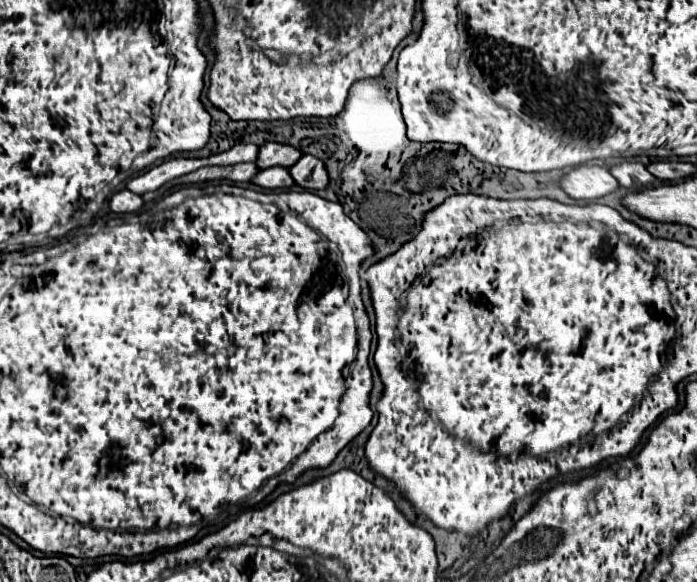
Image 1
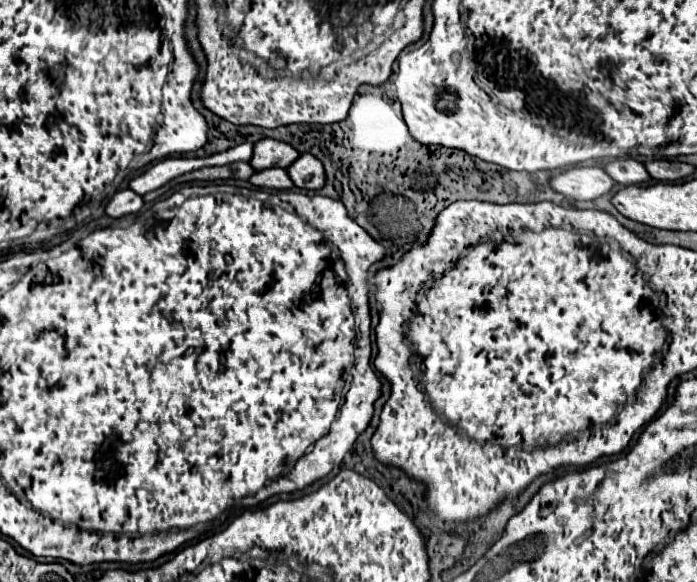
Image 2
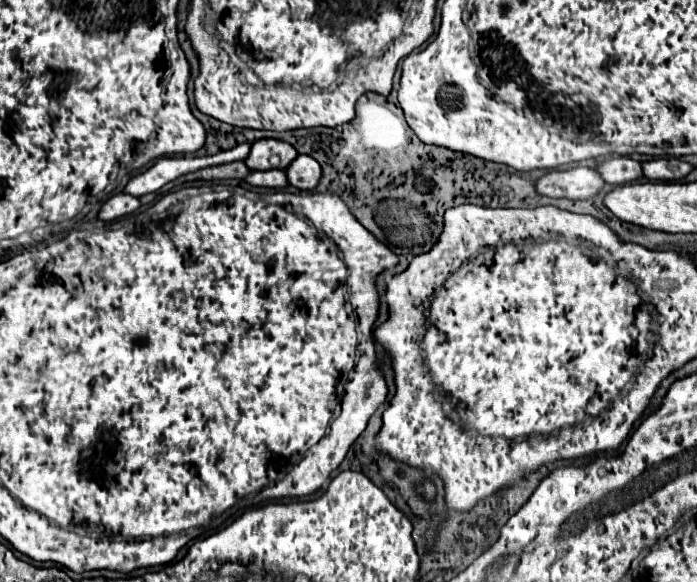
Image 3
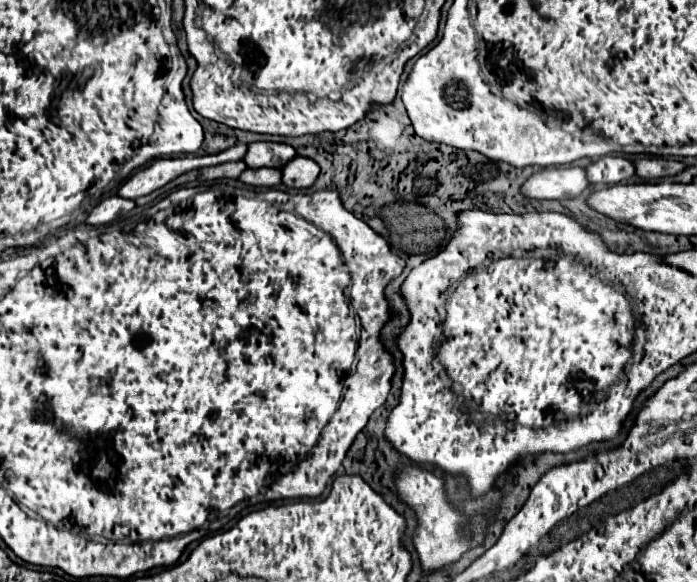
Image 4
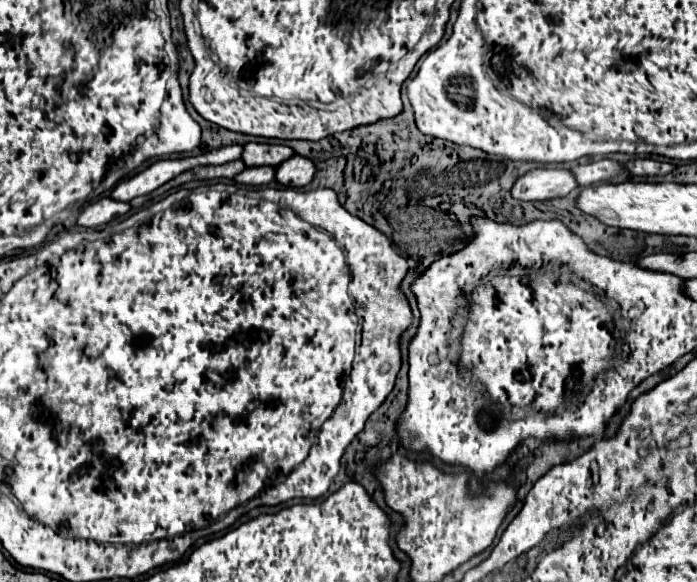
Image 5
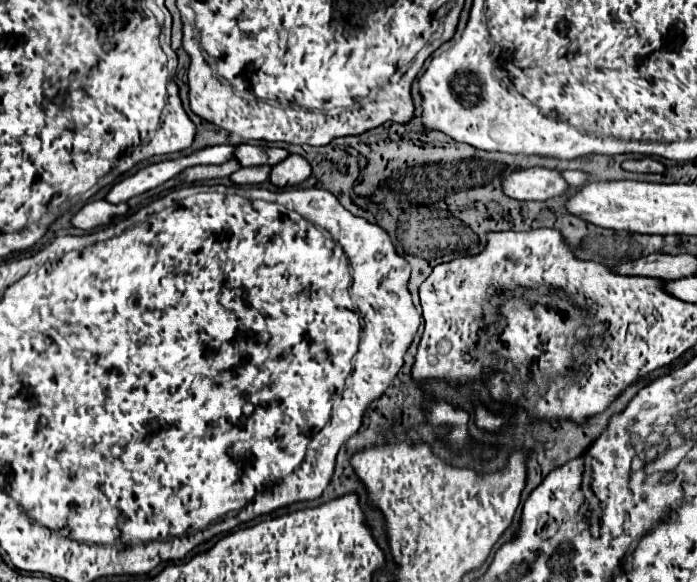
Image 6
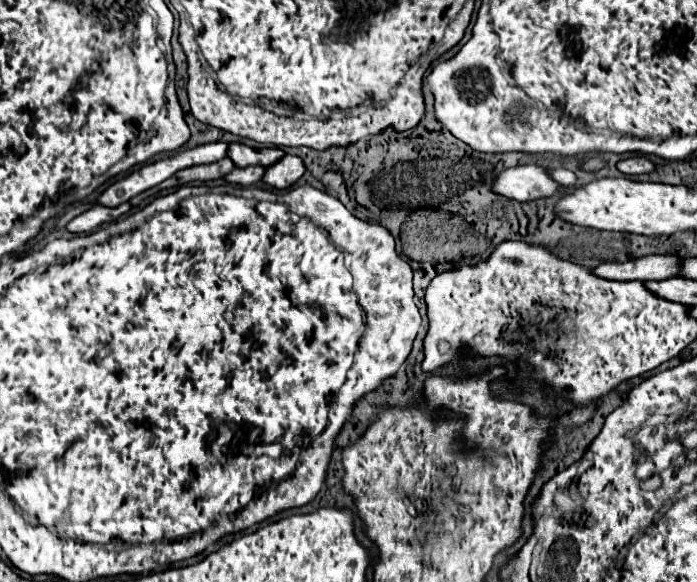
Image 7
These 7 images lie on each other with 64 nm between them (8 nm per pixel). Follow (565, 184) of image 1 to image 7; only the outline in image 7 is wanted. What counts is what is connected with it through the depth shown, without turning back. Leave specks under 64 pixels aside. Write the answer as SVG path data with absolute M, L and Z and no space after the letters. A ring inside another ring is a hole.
M538 164L508 168L502 176L498 176L498 180L494 180L494 192L518 202L552 196L558 188L560 186Z

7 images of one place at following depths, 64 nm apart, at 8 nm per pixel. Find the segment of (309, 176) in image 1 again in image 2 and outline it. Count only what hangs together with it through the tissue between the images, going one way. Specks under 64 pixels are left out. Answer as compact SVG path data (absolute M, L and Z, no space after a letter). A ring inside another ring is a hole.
M300 154L294 164L288 168L288 176L302 190L320 190L326 182L324 166L312 154Z

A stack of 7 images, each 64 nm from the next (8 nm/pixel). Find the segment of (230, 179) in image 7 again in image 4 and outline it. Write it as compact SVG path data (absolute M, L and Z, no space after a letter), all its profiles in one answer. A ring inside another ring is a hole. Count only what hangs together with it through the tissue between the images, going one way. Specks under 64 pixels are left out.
M246 168L246 172L242 172L242 176L238 180L248 184L248 186L274 188L274 186L282 184L282 174L276 168L256 168L256 170Z

